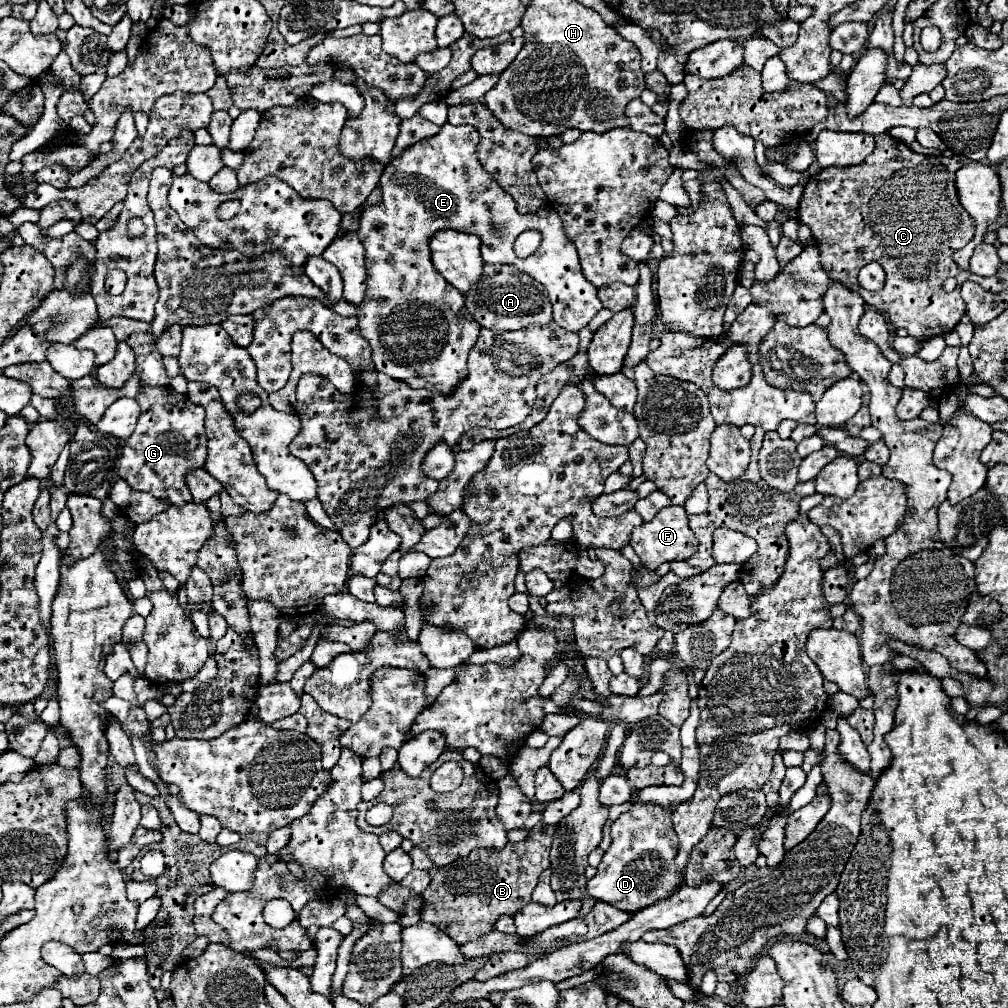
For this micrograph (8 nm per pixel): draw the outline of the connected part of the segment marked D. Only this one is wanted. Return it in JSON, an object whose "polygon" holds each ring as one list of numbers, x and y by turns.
{"polygon":[[636,802,628,812,612,822,612,844,606,850,598,872,588,880,586,892,620,910,636,912,662,898,668,898,682,886,680,872,674,864,678,852,678,836,672,828,672,812,658,804]]}

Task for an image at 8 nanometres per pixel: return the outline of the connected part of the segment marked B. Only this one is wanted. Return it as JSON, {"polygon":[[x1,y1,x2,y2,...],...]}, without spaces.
{"polygon":[[538,822,526,840,518,844,508,842,500,850,476,848,466,858,460,858,448,866,432,866,428,870,432,882,422,892,424,908,420,918,424,922,436,924,456,944,464,944,488,934,494,930,498,916,516,914,532,900,532,890,536,888,538,876,550,866,548,852,554,830,556,826]]}

